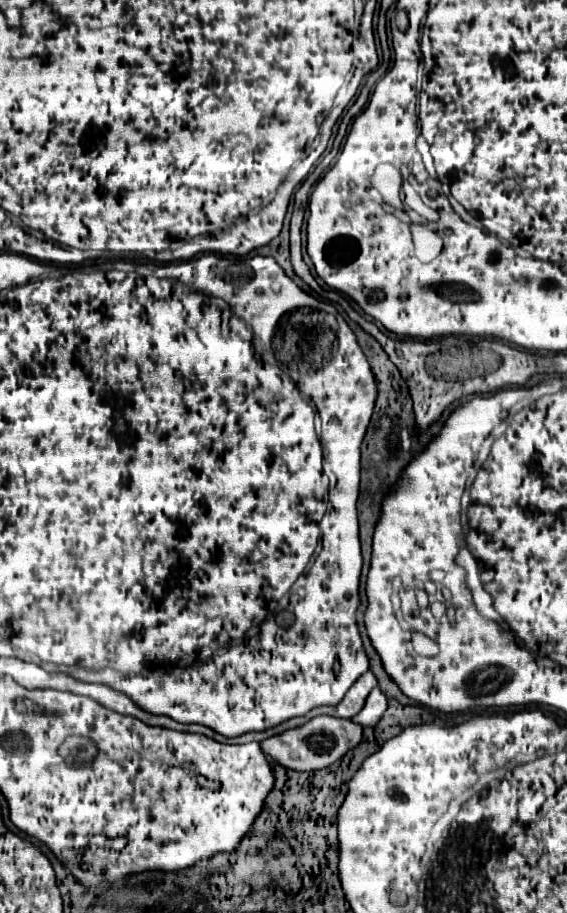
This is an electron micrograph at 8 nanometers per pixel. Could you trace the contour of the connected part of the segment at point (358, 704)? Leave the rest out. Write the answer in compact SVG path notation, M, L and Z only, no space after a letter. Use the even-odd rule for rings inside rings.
M365 672L365 674L351 686L349 694L347 694L337 706L333 706L333 708L329 708L329 710L327 710L327 708L325 708L325 710L317 708L317 710L309 712L307 716L303 716L303 718L299 720L299 724L305 724L307 720L311 720L313 716L317 716L319 712L329 712L329 714L333 714L333 716L337 716L337 718L353 718L353 716L363 708L369 692L371 692L375 686L377 686L377 678L373 676L373 672Z

